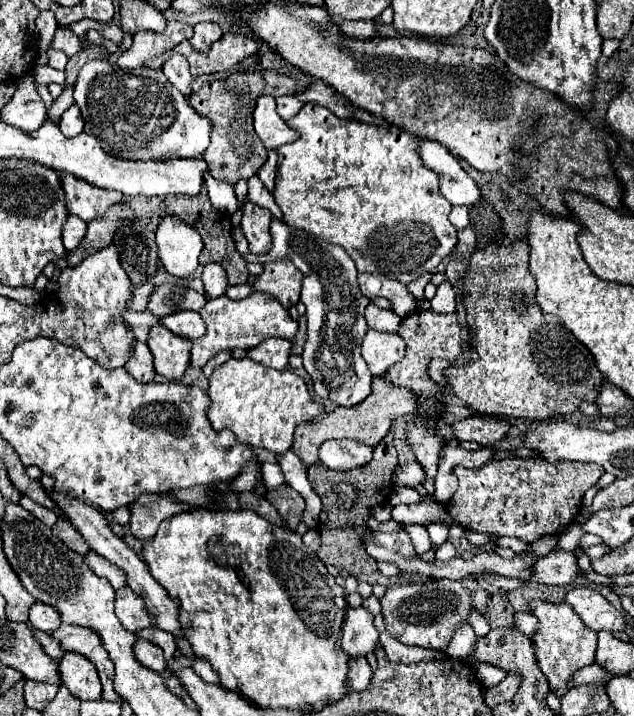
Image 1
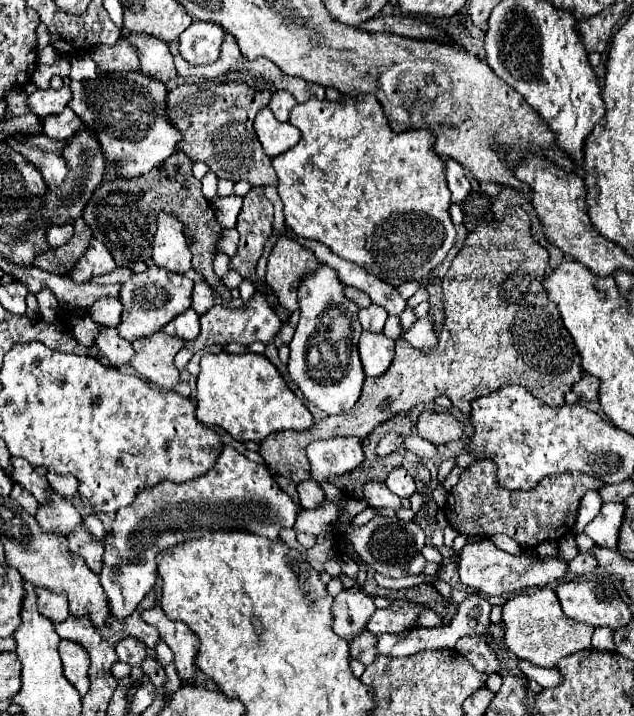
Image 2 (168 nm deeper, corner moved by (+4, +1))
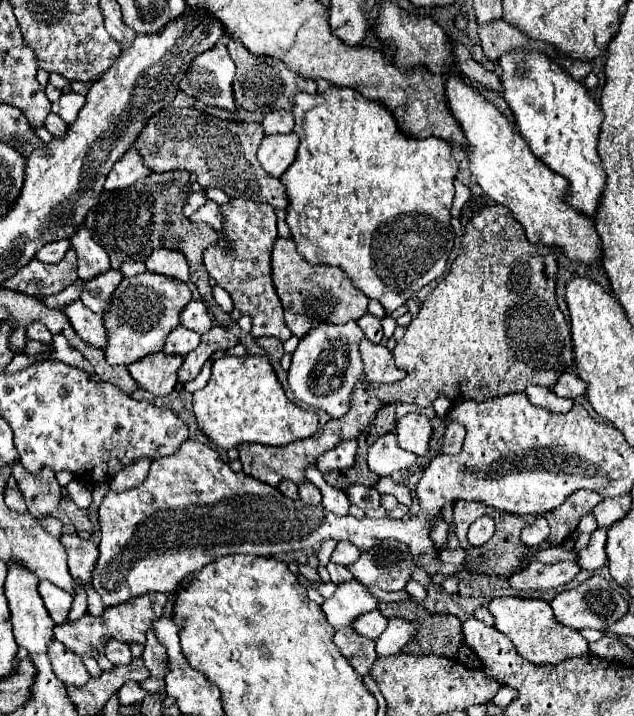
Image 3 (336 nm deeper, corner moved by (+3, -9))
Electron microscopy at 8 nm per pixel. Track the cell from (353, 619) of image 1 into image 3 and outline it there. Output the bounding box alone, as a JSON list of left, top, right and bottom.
[322,579,378,629]

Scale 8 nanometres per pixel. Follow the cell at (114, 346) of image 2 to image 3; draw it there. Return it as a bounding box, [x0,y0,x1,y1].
[64,299,104,347]

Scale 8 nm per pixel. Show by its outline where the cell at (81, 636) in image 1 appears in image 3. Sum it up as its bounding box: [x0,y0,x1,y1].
[54,593,162,657]

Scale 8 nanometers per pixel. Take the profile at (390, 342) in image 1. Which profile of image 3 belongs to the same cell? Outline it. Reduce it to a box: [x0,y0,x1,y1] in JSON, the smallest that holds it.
[360,339,406,383]

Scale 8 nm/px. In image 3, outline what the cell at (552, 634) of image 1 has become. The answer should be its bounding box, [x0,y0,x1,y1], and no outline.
[488,597,588,665]

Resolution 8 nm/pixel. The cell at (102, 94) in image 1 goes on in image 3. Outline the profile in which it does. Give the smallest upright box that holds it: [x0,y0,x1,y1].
[104,145,150,191]

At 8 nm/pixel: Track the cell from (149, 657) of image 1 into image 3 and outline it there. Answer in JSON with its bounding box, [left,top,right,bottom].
[104,639,132,665]

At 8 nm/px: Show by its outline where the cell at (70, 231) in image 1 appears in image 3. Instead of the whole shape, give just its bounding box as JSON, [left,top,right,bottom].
[36,241,70,263]

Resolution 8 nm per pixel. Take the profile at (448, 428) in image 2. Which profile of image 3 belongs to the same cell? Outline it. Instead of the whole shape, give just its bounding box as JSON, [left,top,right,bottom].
[396,413,432,457]

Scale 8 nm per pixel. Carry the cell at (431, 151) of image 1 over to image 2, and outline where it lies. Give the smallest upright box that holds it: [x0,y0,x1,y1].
[445,159,471,203]

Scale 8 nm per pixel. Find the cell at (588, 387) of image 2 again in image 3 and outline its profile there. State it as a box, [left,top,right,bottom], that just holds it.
[552,371,586,399]

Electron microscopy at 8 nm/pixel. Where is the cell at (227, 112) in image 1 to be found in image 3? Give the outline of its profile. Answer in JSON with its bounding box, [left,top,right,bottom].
[136,107,288,209]

